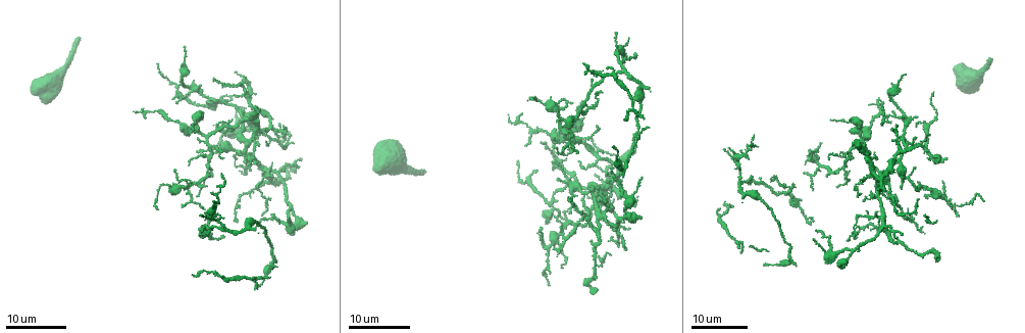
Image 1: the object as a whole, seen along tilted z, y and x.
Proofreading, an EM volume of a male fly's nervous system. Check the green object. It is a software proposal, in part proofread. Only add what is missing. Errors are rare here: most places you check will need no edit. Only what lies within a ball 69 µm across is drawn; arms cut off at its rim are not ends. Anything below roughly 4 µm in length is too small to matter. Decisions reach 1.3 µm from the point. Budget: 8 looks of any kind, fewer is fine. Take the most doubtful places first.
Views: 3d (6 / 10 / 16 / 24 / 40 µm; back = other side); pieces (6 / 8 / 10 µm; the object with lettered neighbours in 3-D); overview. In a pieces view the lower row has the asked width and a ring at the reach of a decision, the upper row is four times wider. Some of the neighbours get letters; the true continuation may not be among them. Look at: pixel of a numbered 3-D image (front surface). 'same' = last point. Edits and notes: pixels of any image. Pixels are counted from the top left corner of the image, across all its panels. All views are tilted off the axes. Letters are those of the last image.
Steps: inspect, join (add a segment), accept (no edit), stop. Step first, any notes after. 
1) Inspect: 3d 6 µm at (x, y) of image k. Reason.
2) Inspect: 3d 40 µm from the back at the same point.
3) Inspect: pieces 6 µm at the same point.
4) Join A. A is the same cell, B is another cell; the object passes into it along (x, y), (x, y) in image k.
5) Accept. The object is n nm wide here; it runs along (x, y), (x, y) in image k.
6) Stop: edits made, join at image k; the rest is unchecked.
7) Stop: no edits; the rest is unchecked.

Inspect: 3d 16 µm at (805, 171) of image 1. Tapers out.

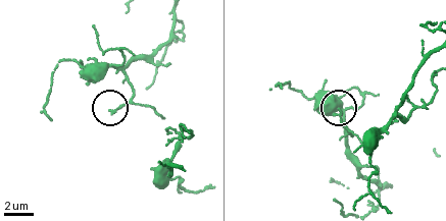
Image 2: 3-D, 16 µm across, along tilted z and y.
Inspect: pieces 10 µm at (339, 112) of image 2. See the neighbours.

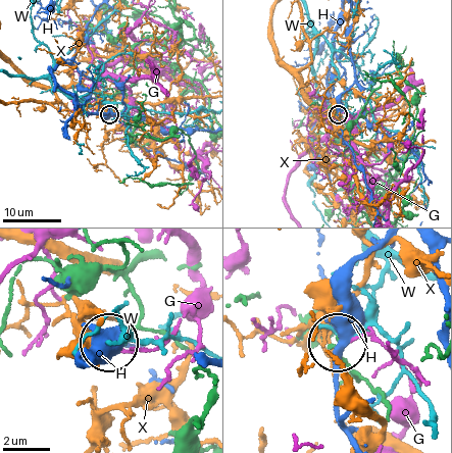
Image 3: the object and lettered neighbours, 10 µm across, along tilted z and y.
Accept. G, H, W and X are other cells; no lettered segment goes on from it.

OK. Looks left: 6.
Inspect: 3d 24 µm at (553, 248) of image 1. Tapers out.

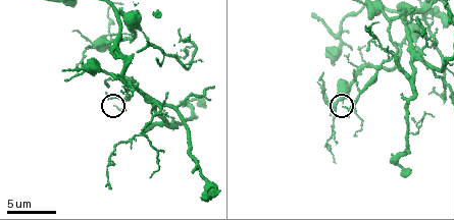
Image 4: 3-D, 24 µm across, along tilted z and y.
Inspect: pieces 6 µm at (114, 106) of image 4. See the neighbours.

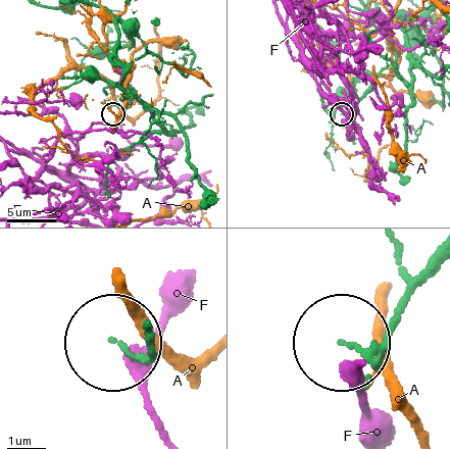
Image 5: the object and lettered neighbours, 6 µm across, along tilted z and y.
Accept. A and F are other cells; none of them fits.

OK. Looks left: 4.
Inspect: 3d 16 µm at (810, 225) of image 1. Free end.

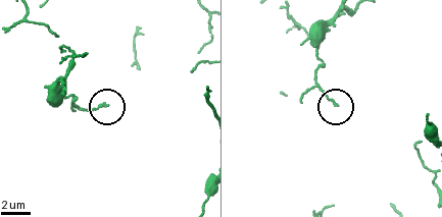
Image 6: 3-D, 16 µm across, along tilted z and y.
Inspect: pieces 10 µm at (334, 105) of image 6. What lies round it.

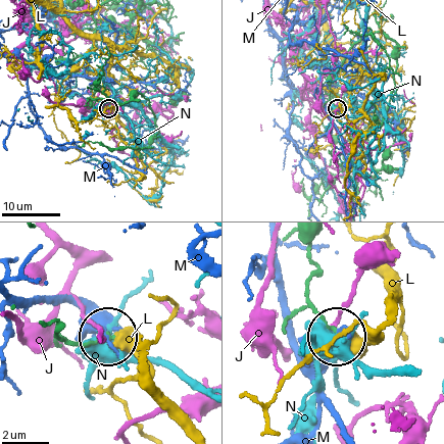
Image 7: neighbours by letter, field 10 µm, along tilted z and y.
Accept. J, L, M and N are other cells; none of them fits.

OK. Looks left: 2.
Inspect: 3d 24 µm at (157, 207) of image 1. Branch stops here.

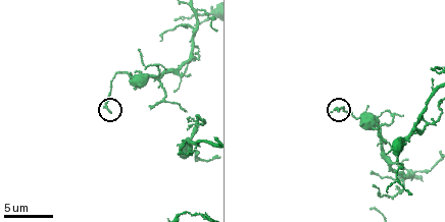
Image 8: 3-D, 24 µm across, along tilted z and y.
Inspect: pieces 6 µm at (109, 109) of image 8.

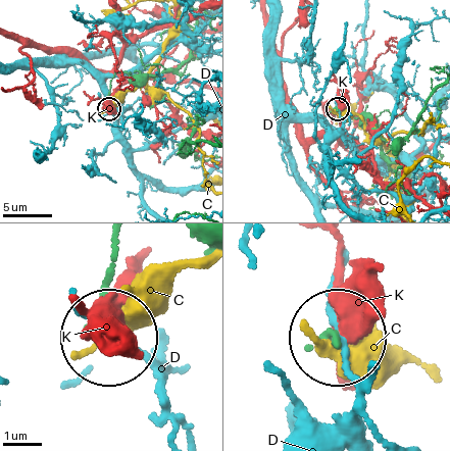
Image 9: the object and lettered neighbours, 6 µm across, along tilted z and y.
Accept. The object is 90 nm wide here; C, D and K are other cells; none of them fits.

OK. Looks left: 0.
Stop: no edits; the rest is unchecked.

